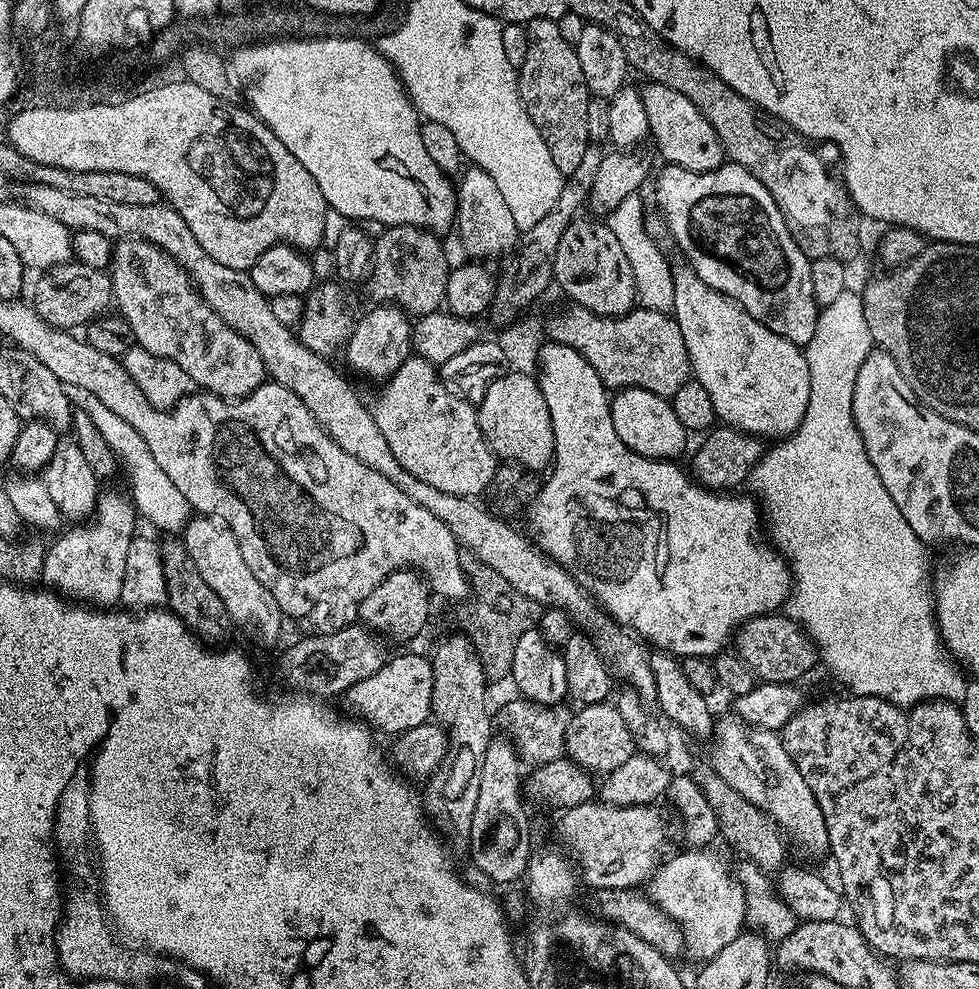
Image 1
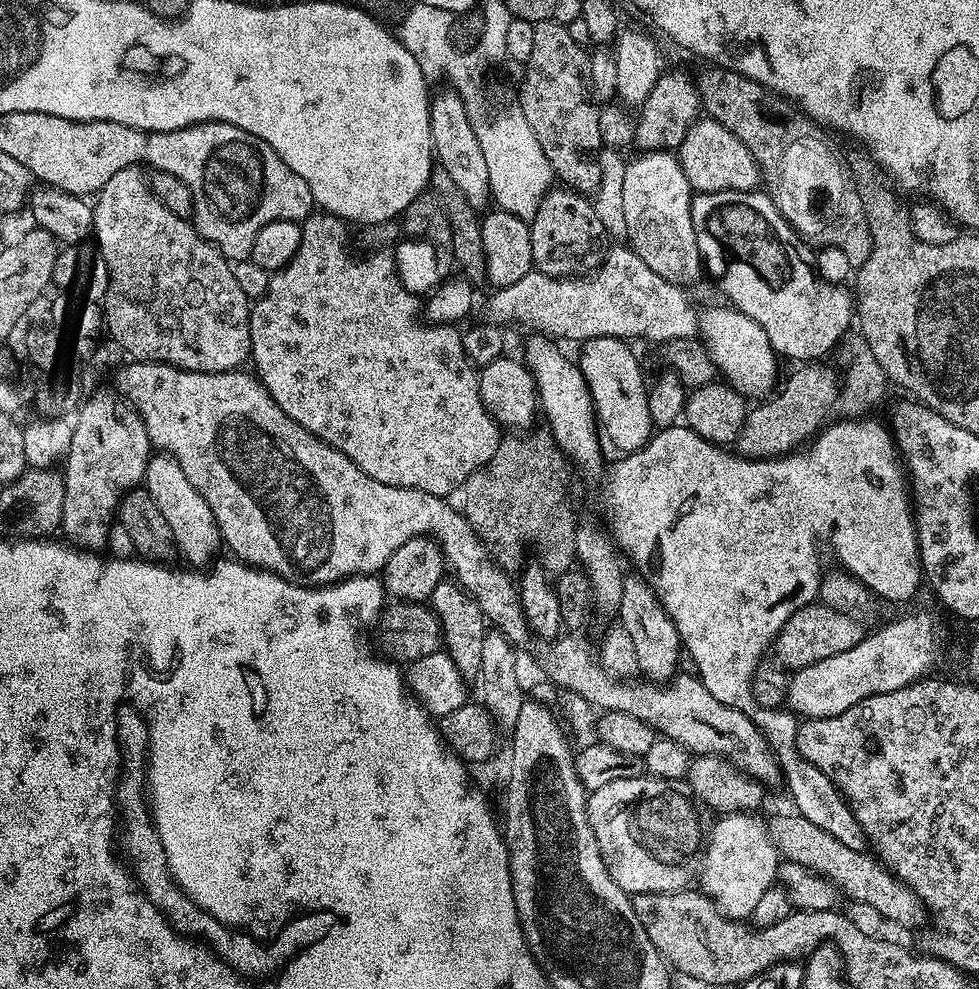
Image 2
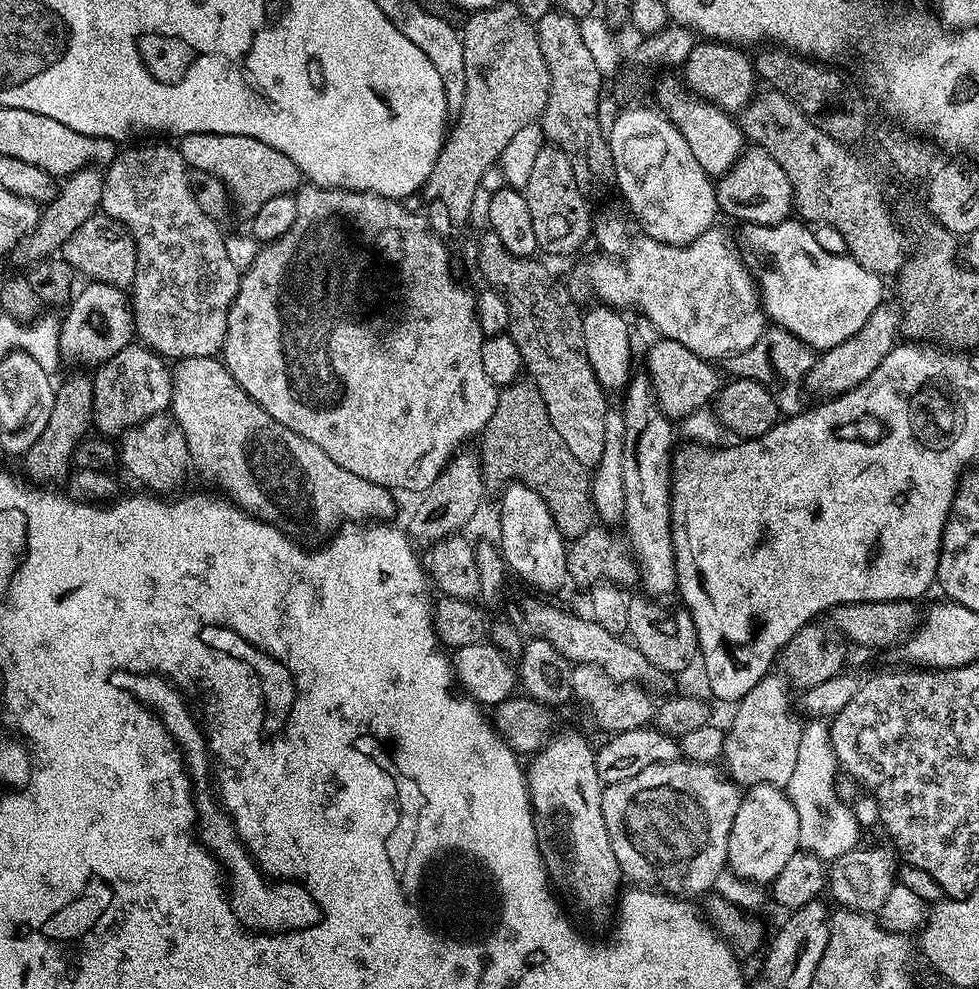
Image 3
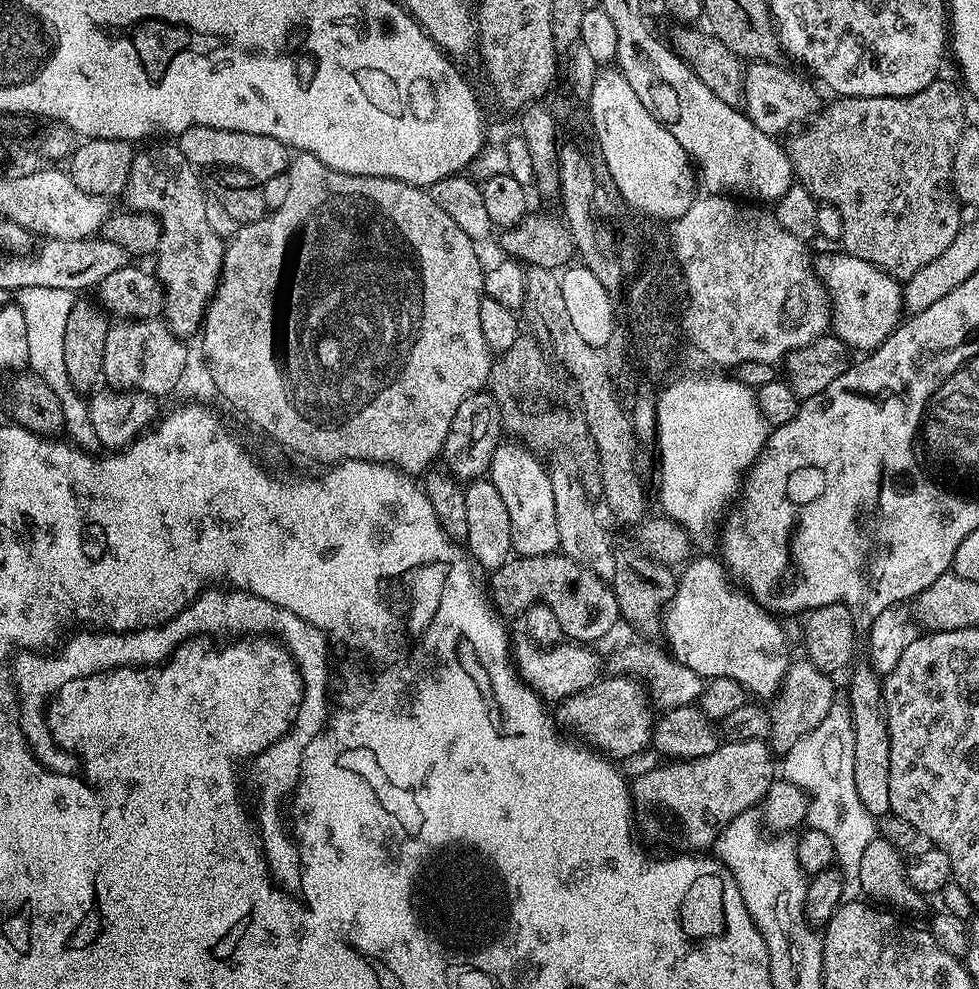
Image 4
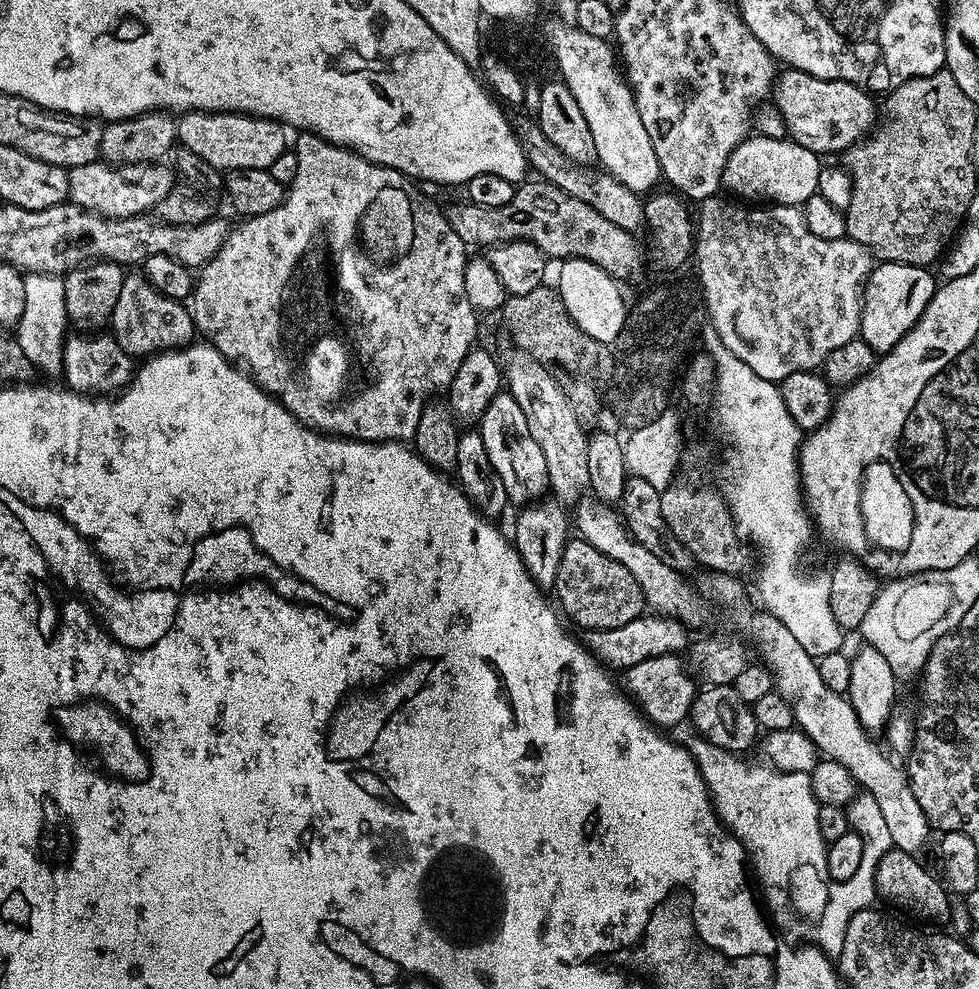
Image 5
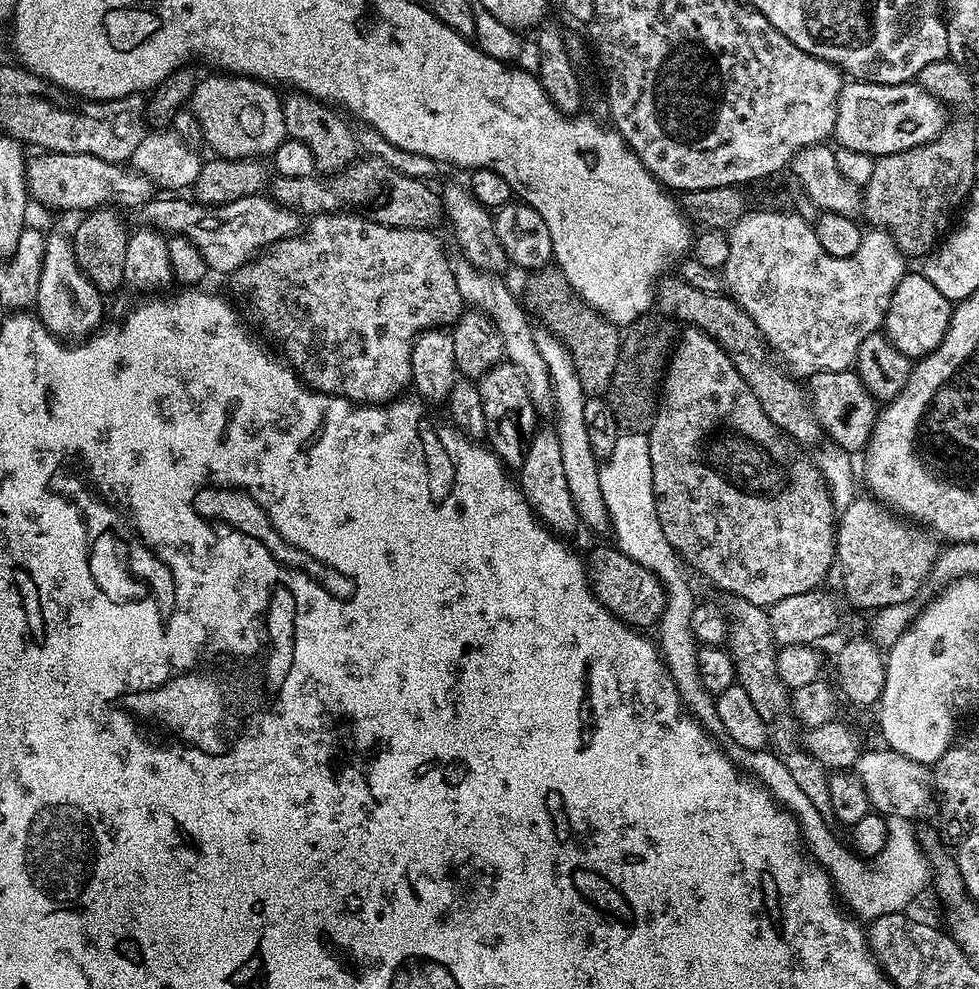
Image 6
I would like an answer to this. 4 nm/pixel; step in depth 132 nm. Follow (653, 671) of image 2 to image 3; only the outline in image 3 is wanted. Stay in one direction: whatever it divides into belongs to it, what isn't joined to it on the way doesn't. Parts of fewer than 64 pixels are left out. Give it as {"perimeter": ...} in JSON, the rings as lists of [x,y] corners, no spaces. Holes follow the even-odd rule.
{"perimeter":[[[635,371],[629,377],[628,386],[624,390],[626,400],[622,403],[624,421],[626,422],[626,442],[622,458],[622,490],[626,490],[626,506],[622,521],[623,531],[638,569],[638,584],[649,597],[665,598],[677,591],[676,559],[674,558],[674,542],[672,541],[672,444],[673,423],[659,408],[653,392],[653,386],[647,373]]]}

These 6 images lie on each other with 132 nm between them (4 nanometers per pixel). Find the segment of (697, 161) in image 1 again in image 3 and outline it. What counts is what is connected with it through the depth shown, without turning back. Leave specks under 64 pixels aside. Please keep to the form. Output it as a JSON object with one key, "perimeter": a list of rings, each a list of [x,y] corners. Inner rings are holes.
{"perimeter":[[[745,147],[732,168],[719,177],[715,185],[719,211],[744,224],[781,224],[793,215],[790,178],[786,178],[786,170],[782,170],[782,166],[770,158],[765,148]]]}

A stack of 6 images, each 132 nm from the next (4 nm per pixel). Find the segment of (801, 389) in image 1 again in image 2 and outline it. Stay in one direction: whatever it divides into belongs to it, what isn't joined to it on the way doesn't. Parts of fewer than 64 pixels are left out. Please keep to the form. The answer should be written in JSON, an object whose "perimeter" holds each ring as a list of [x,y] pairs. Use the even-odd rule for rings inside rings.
{"perimeter":[[[644,150],[627,161],[625,178],[623,179],[622,199],[623,211],[626,216],[626,240],[633,252],[654,270],[654,274],[662,274],[670,282],[681,286],[688,286],[692,276],[702,272],[702,261],[698,242],[694,234],[692,221],[693,191],[686,174],[680,165],[680,157],[672,150]],[[731,306],[708,308],[699,313],[698,336],[710,358],[716,363],[717,373],[745,398],[764,398],[777,387],[776,363],[778,357],[766,330],[754,318]]]}

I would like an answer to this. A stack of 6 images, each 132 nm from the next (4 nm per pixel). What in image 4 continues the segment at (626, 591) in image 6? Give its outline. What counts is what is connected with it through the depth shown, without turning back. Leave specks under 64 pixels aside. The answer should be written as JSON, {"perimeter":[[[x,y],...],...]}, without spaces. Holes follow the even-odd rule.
{"perimeter":[[[557,550],[549,556],[516,556],[495,569],[486,588],[497,612],[519,617],[531,604],[545,604],[554,610],[569,641],[591,645],[600,640],[616,623],[621,623],[618,598],[609,581],[574,558]]]}

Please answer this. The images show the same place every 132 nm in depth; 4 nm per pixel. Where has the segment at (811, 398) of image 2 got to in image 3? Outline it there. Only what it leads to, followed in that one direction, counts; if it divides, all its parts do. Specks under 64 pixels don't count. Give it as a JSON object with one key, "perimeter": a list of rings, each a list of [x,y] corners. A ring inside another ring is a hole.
{"perimeter":[[[891,303],[880,304],[878,310],[874,310],[874,314],[870,314],[870,318],[866,318],[866,322],[862,325],[862,330],[858,330],[858,334],[846,338],[846,342],[842,342],[838,346],[823,349],[818,358],[813,359],[806,381],[807,391],[811,395],[813,392],[816,398],[838,397],[843,392],[854,390],[859,384],[866,382],[866,378],[870,378],[870,374],[874,374],[874,370],[878,370],[882,358],[886,358],[886,354],[890,354],[890,350],[896,347],[898,343],[896,332],[898,336],[901,331],[902,313],[895,303]]]}

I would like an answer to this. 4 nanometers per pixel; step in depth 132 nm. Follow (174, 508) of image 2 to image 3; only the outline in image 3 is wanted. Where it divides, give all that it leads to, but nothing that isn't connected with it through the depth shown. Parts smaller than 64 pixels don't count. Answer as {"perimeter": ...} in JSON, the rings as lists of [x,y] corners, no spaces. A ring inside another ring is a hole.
{"perimeter":[[[171,414],[151,416],[136,424],[119,437],[118,460],[124,463],[124,468],[136,480],[145,484],[152,494],[176,494],[181,491],[184,479],[190,473],[188,447],[186,438]],[[177,491],[177,492],[176,492]],[[176,492],[176,493],[168,493]]]}

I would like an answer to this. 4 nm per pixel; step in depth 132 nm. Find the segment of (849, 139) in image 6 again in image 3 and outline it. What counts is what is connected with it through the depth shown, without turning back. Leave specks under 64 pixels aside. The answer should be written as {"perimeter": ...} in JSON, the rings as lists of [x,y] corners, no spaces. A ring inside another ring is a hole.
{"perimeter":[[[696,42],[682,65],[683,83],[693,95],[715,104],[724,112],[739,114],[751,102],[758,85],[754,64],[748,55],[747,51],[731,44]]]}

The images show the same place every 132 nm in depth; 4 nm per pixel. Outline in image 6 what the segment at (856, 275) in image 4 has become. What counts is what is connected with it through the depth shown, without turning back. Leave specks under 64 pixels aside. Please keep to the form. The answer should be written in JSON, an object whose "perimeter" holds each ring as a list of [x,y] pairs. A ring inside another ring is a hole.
{"perimeter":[[[909,271],[898,282],[890,298],[890,306],[884,315],[882,331],[892,345],[902,350],[902,354],[906,354],[909,358],[926,357],[942,342],[950,326],[953,307],[953,301],[938,294],[934,282],[930,282],[919,271]]]}

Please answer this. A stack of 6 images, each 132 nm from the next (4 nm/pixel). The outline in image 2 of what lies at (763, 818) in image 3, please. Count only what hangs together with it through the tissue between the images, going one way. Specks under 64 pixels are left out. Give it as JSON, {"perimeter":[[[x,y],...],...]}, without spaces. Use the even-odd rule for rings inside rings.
{"perimeter":[[[730,812],[721,815],[719,819],[717,819],[720,821],[718,821],[713,828],[711,825],[710,831],[706,836],[706,847],[702,853],[702,871],[698,876],[698,884],[704,895],[709,896],[709,898],[711,898],[717,904],[717,906],[720,907],[720,911],[723,912],[724,915],[728,916],[731,920],[739,920],[741,922],[747,921],[749,917],[751,917],[752,911],[754,910],[758,901],[762,899],[762,894],[766,894],[766,890],[770,887],[773,887],[773,885],[777,883],[776,871],[778,870],[782,857],[779,850],[774,846],[774,842],[770,838],[767,823],[765,823],[763,819],[760,821],[758,817],[759,815],[751,812]]]}

